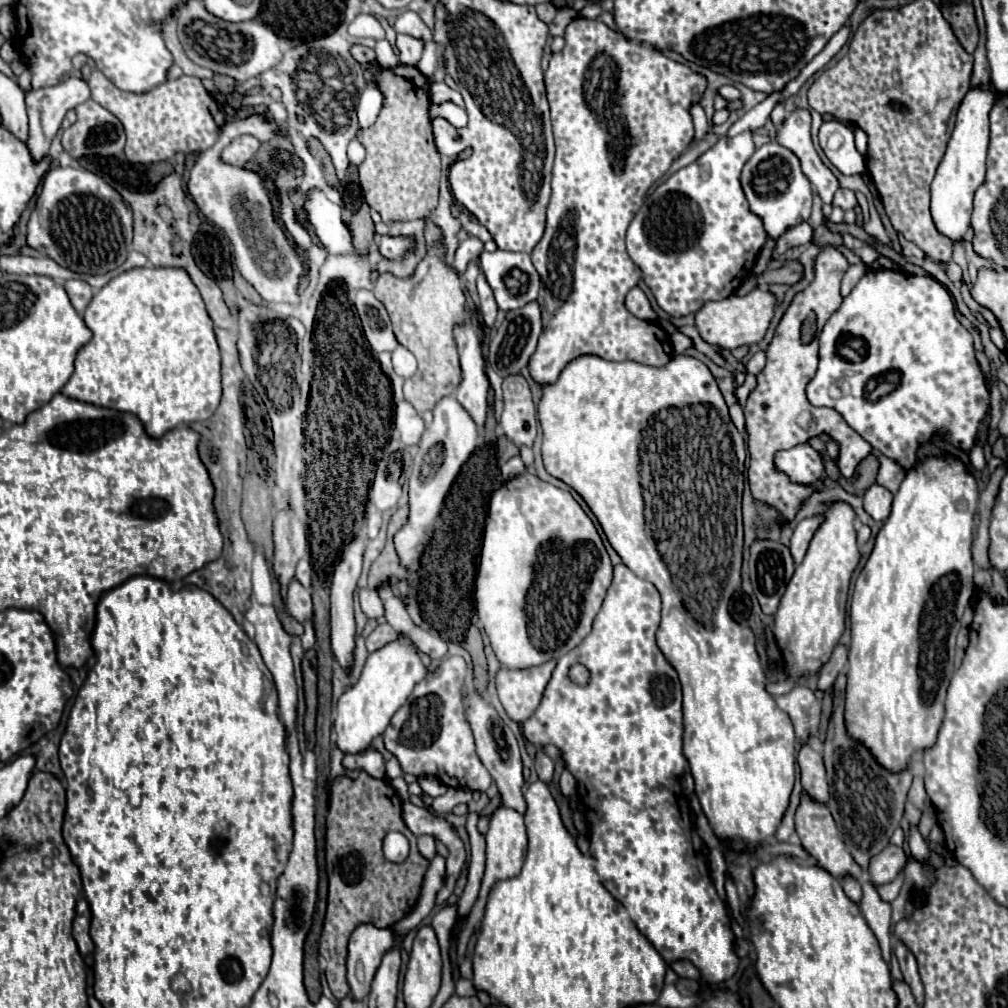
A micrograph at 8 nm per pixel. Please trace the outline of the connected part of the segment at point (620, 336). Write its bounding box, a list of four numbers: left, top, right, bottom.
[529,18,705,384]

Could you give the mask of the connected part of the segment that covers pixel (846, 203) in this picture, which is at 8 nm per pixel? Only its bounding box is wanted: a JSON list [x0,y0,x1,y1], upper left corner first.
[833,188,857,210]

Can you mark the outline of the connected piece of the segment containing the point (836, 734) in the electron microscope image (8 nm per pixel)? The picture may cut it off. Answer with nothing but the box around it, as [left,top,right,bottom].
[823,674,911,870]

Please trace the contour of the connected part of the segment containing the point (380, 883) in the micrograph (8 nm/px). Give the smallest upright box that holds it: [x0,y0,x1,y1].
[319,772,429,998]

